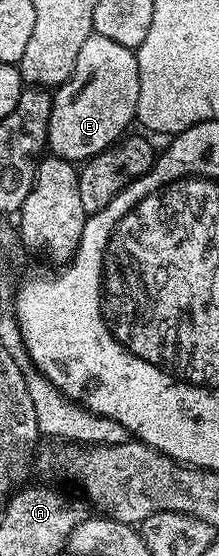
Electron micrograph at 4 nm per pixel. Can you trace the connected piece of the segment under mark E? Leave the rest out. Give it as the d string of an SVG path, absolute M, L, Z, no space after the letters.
M91 34L88 38L88 42L84 42L84 46L80 49L80 58L76 58L76 66L72 70L72 74L68 77L64 83L58 85L56 91L53 93L54 105L52 106L52 114L50 115L50 121L48 122L48 134L46 135L46 143L49 151L53 155L64 158L71 162L85 162L93 158L96 154L100 154L109 148L111 144L117 144L119 140L123 139L126 127L131 123L135 123L138 114L138 99L140 98L140 70L138 69L138 57L135 49L125 48L120 46L120 42L112 42L112 38L104 38L97 34Z

